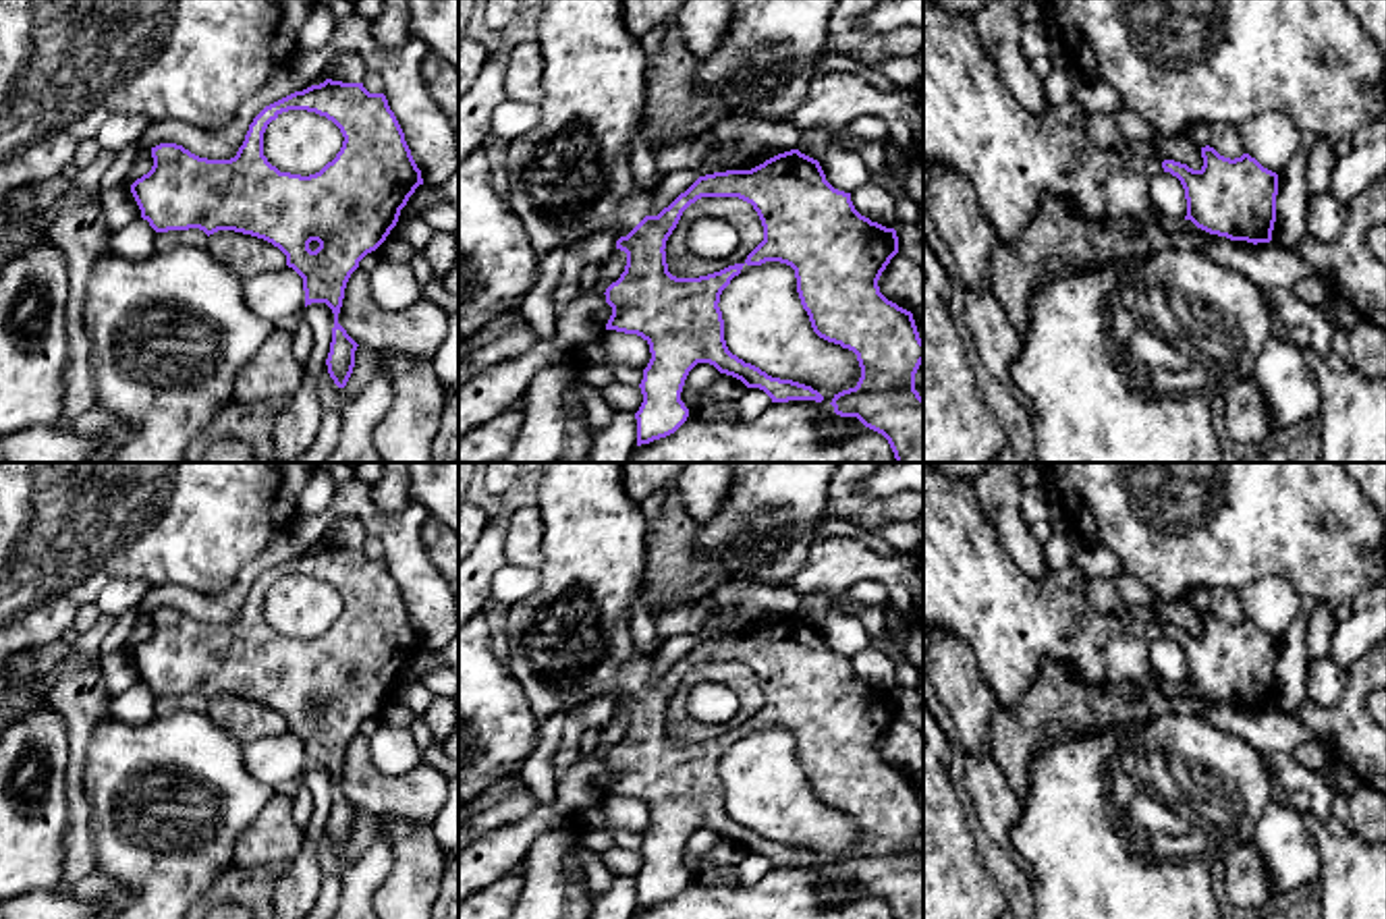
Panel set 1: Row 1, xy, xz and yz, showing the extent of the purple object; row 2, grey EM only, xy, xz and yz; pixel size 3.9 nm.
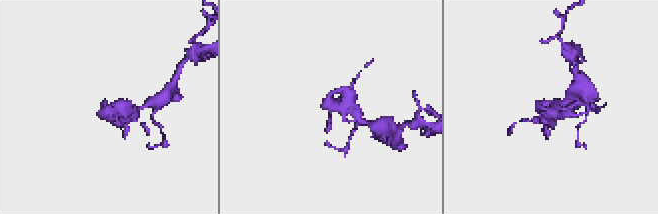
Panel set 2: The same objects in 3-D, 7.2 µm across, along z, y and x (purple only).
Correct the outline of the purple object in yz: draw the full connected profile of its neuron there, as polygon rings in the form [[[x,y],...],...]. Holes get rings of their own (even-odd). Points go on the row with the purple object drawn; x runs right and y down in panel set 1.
[[[923,0],[923,168],[948,166],[963,174],[1004,245],[1021,239],[1046,195],[1066,199],[1087,220],[1133,218],[1156,224],[1149,180],[1160,172],[1181,180],[1187,199],[1185,220],[1197,228],[1230,241],[1270,243],[1278,174],[1249,154],[1230,160],[1205,145],[1201,158],[1203,166],[1193,170],[1174,160],[1162,162],[1093,145],[1085,135],[1085,110],[1075,100],[1048,106],[1040,114],[1025,110],[981,46],[973,17]]]

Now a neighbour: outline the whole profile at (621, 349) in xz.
[[[606,330],[600,344],[608,367],[631,365],[643,371],[652,359],[647,340],[637,334]]]

